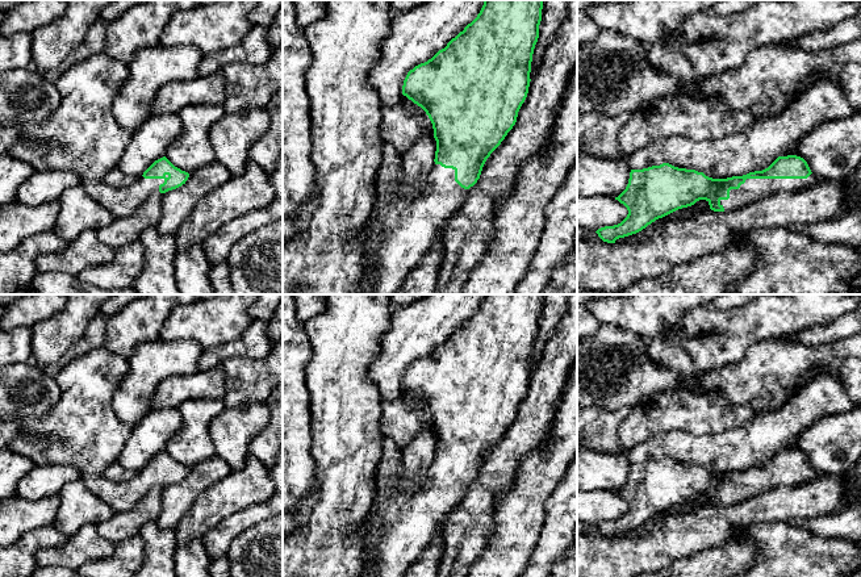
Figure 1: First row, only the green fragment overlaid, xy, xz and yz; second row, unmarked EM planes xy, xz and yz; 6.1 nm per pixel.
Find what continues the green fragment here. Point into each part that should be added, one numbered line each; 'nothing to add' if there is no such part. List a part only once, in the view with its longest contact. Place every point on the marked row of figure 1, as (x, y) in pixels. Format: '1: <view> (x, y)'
1: yz (753, 189)

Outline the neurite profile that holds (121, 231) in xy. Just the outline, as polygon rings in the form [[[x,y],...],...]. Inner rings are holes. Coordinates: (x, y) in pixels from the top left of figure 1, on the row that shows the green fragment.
[[[159,191],[151,193],[133,214],[116,218],[112,223],[96,230],[99,239],[114,250],[139,241],[146,229],[158,226],[162,201],[163,193]]]

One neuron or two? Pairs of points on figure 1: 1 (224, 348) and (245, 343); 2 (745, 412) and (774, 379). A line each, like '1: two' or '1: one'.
1: one
2: two

